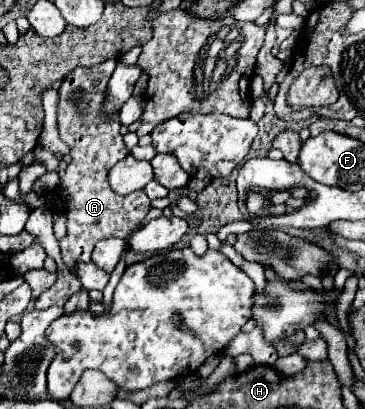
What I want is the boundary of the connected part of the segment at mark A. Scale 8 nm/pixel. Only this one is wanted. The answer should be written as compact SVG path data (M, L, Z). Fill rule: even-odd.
M111 58L103 64L91 66L91 68L75 68L71 74L67 74L67 78L61 82L59 86L59 100L57 100L57 128L59 128L59 136L61 140L69 146L69 154L71 154L71 162L65 168L65 174L59 180L59 188L49 192L49 202L53 202L53 206L57 210L65 212L67 218L67 236L59 242L61 244L61 256L63 262L73 270L75 262L89 262L91 260L91 252L95 248L97 242L105 240L105 238L129 238L139 224L143 222L143 218L147 216L147 210L151 208L151 200L143 190L131 192L131 194L115 194L111 192L111 188L107 188L105 184L105 176L107 170L111 166L115 166L119 160L123 160L127 156L123 138L121 138L121 122L119 122L119 114L107 114L105 110L105 102L107 102L107 82L109 76L115 70L117 60Z

